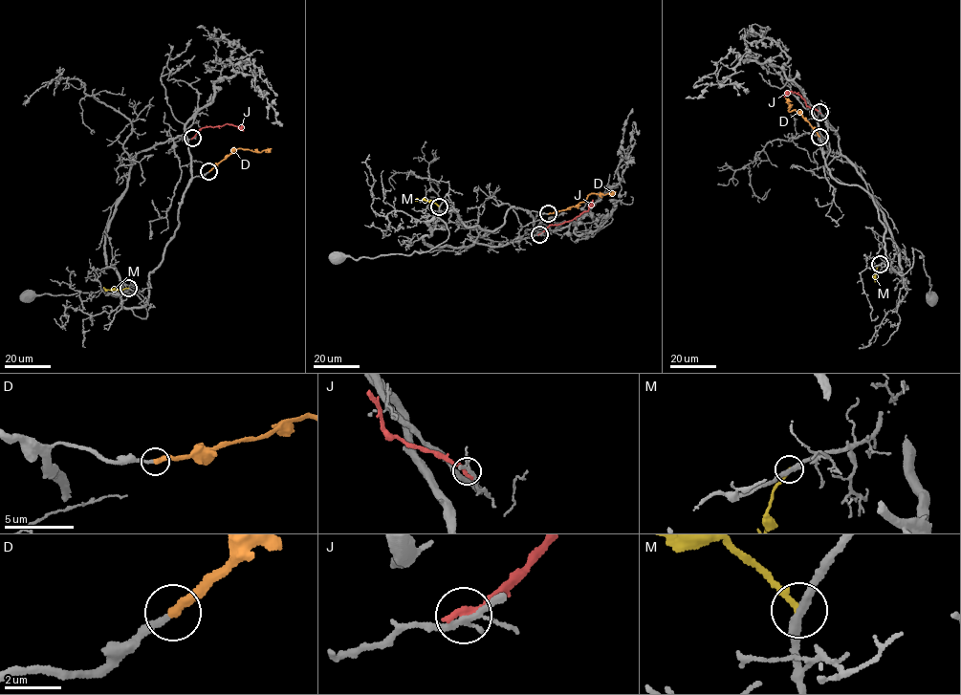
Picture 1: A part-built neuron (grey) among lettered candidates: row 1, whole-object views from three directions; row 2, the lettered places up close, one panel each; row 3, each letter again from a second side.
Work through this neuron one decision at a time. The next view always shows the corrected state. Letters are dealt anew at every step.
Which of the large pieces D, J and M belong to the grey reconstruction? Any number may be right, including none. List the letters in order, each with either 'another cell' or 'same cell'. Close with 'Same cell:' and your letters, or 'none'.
D: same cell
J: another cell
M: another cell
Same cell: D

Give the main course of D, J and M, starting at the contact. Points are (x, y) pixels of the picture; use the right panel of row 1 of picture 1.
D: (819, 137), (801, 115), (795, 110), (789, 111), (791, 104), (785, 97)
J: (819, 112), (810, 107), (795, 92), (783, 97)
M: (880, 264), (875, 279)

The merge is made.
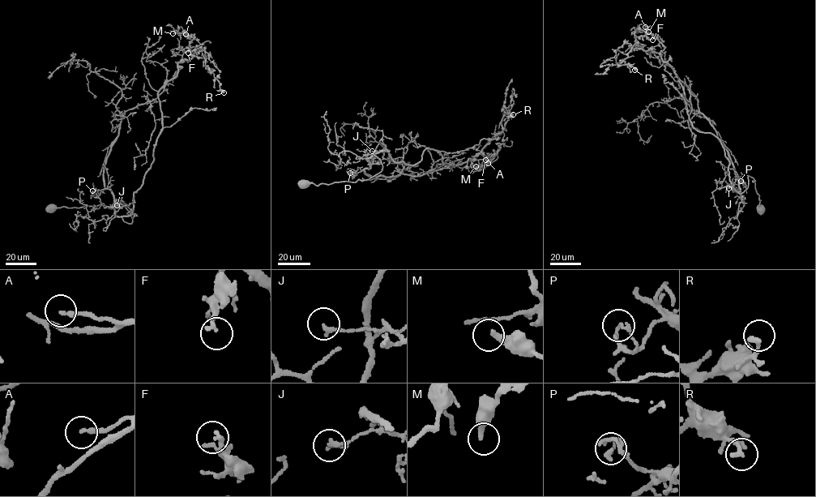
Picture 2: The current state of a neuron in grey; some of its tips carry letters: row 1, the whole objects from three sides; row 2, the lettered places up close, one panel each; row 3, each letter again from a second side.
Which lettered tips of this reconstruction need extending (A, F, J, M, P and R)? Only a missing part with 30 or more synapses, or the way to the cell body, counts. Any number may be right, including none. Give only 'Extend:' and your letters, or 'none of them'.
Extend: none of them

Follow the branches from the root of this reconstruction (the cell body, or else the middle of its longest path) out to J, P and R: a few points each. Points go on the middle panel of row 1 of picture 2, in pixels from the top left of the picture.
J: (304, 184), (369, 179), (382, 168), (380, 159), (373, 154), (368, 158), (369, 164), (376, 152), (372, 151)
P: (304, 184), (369, 179), (382, 167), (373, 154), (368, 158), (370, 169), (355, 175), (350, 173)
R: (304, 184), (369, 179), (384, 151), (407, 165), (428, 148), (462, 164), (513, 114)

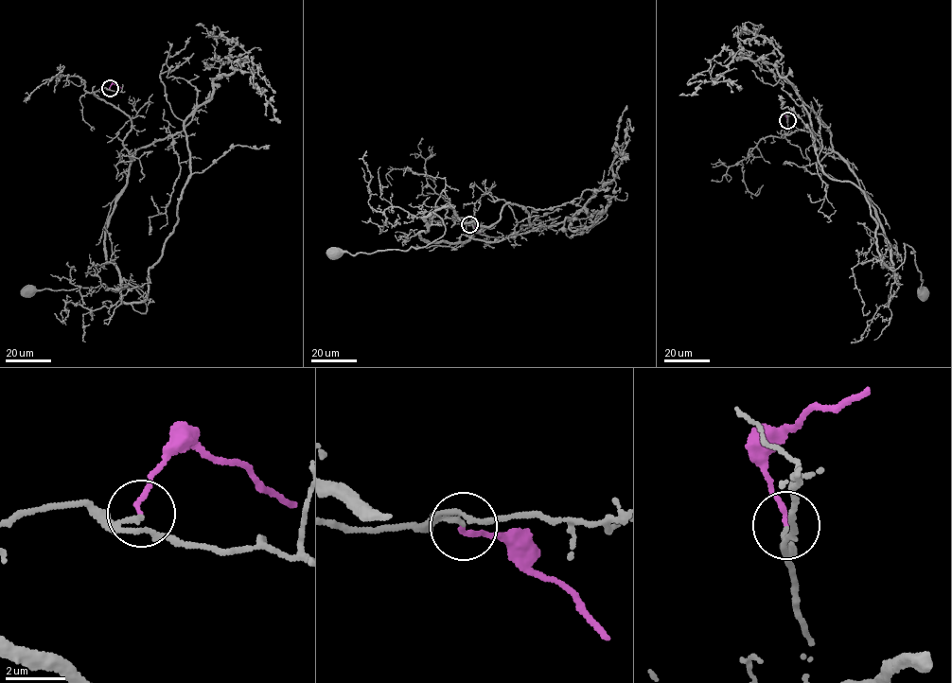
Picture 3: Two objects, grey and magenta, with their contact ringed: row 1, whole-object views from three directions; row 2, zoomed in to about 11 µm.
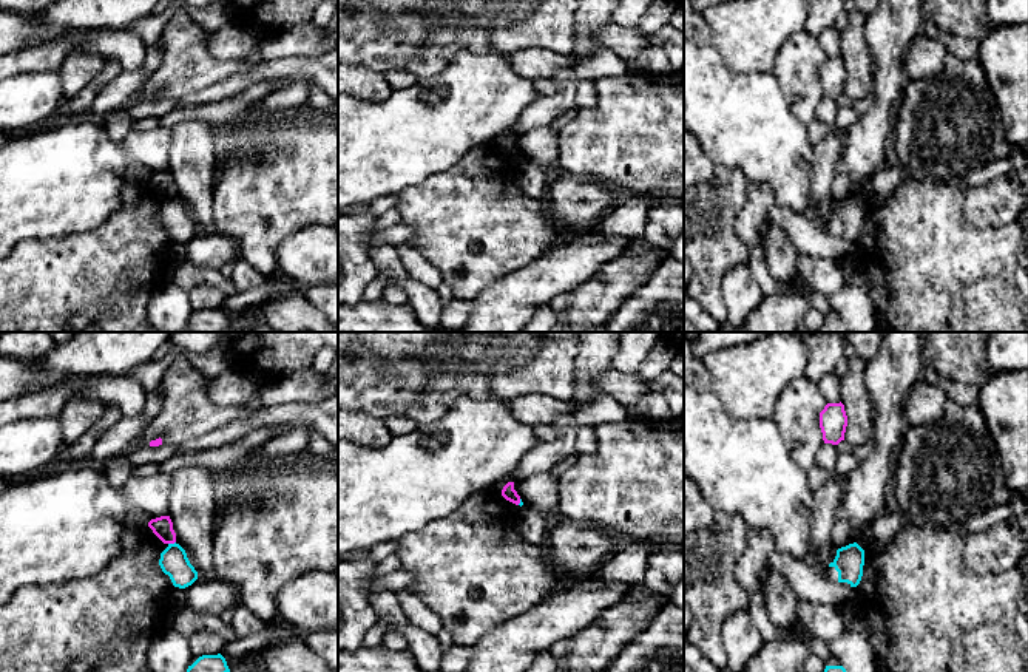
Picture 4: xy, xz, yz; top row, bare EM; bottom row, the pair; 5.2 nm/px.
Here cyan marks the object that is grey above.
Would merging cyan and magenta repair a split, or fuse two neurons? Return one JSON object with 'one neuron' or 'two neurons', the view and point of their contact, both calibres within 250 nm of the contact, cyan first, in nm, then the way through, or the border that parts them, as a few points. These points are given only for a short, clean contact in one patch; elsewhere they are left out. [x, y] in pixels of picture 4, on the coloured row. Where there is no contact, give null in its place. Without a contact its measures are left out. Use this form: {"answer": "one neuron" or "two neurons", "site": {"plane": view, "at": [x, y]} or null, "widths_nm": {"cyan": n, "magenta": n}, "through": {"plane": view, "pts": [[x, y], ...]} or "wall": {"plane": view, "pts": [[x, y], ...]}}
{"answer": "two neurons", "site": {"plane": "xy", "at": [172, 544]}, "widths_nm": {"cyan": 150, "magenta": 110}, "wall": {"plane": "xy", "pts": [[175, 541], [169, 544]]}}

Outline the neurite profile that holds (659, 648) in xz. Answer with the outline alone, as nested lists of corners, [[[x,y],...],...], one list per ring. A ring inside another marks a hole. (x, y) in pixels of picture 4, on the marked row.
[[[667,604],[648,627],[634,635],[605,672],[684,672],[684,606]]]

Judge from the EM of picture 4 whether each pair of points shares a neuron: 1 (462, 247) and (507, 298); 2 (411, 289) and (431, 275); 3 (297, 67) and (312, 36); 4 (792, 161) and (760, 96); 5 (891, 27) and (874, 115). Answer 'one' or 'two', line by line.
1: two
2: two
3: two
4: one
5: one

